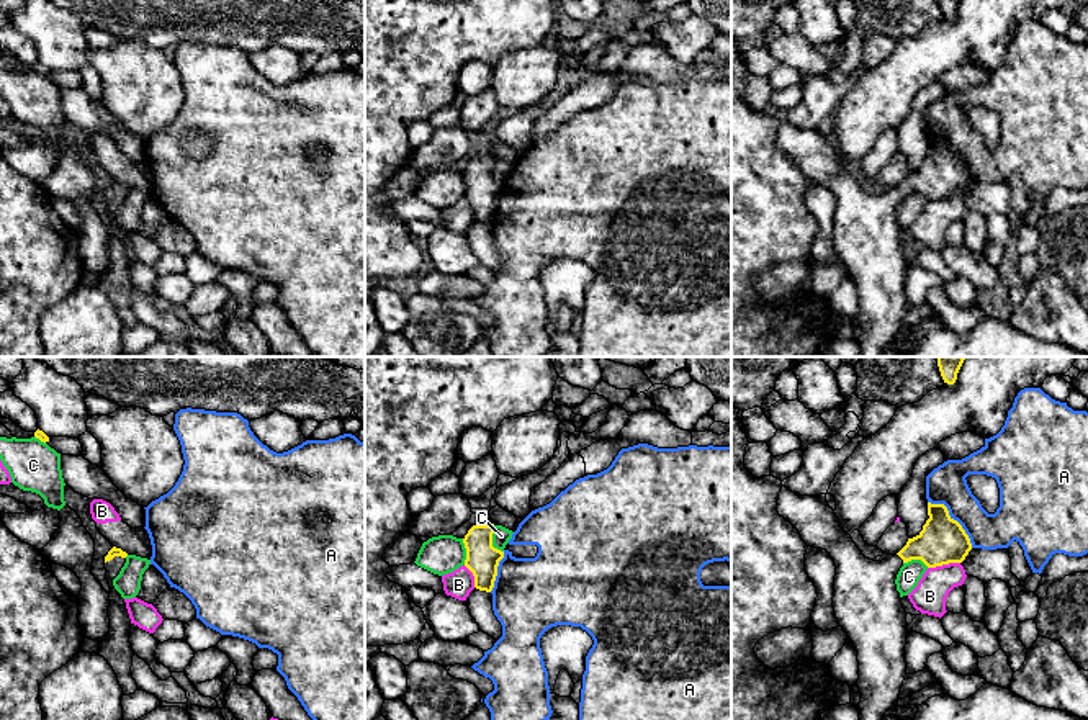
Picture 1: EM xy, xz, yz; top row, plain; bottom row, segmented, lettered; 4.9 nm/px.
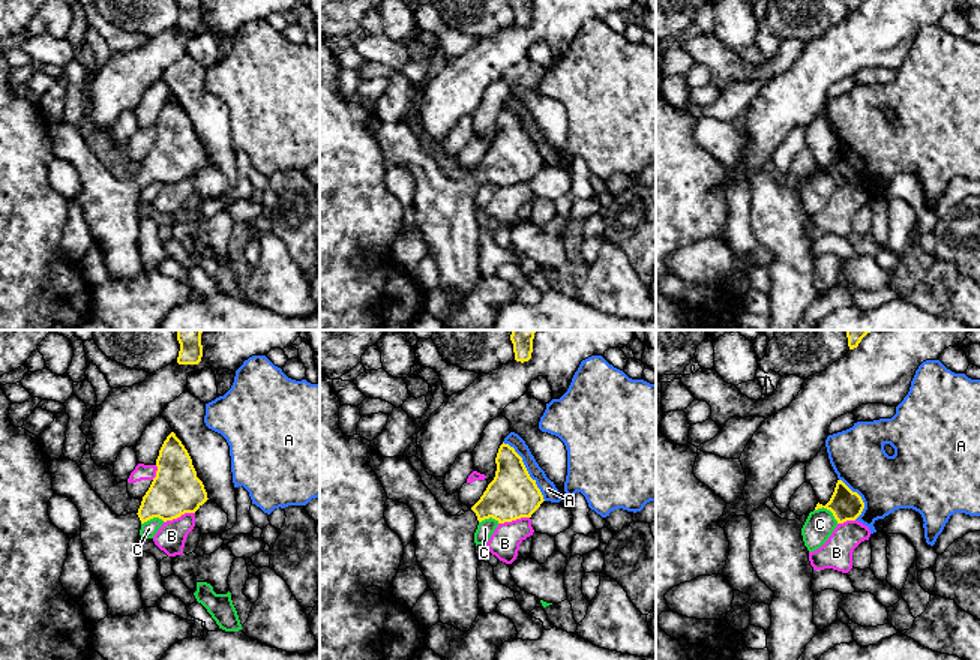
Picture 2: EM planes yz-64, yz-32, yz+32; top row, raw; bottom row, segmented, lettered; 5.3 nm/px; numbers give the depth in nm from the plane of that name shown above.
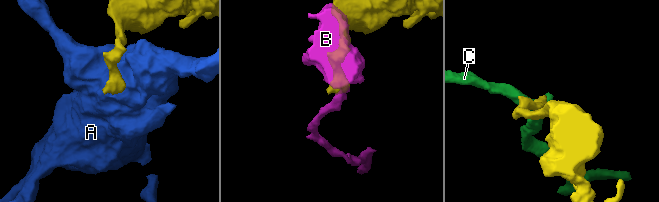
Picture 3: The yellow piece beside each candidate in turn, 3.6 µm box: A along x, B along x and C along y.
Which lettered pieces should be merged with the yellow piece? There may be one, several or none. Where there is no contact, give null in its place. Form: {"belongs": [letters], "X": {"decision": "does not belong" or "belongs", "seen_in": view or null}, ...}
{"belongs": [], "A": {"decision": "does not belong", "seen_in": "yz"}, "B": {"decision": "does not belong", "seen_in": "yz"}, "C": {"decision": "does not belong", "seen_in": "xz"}}

